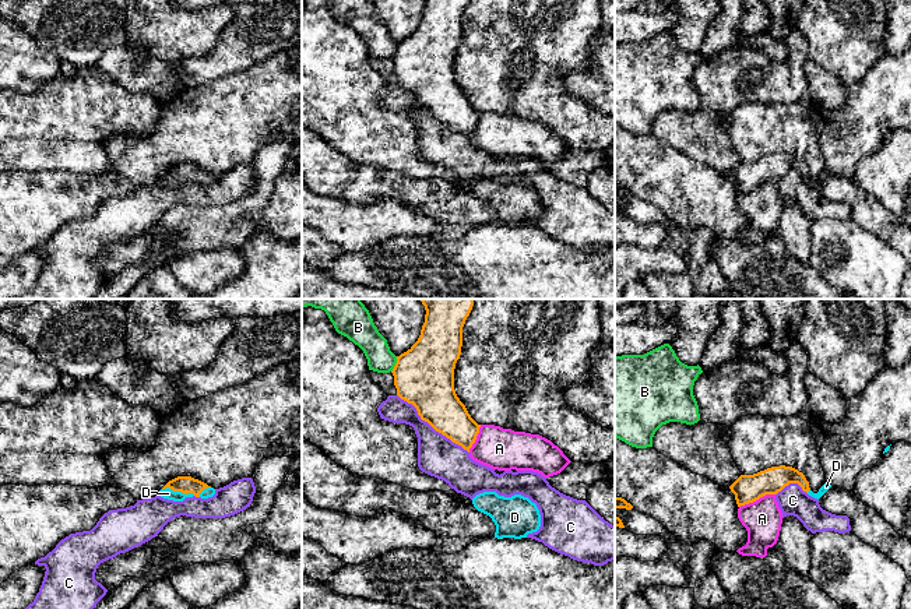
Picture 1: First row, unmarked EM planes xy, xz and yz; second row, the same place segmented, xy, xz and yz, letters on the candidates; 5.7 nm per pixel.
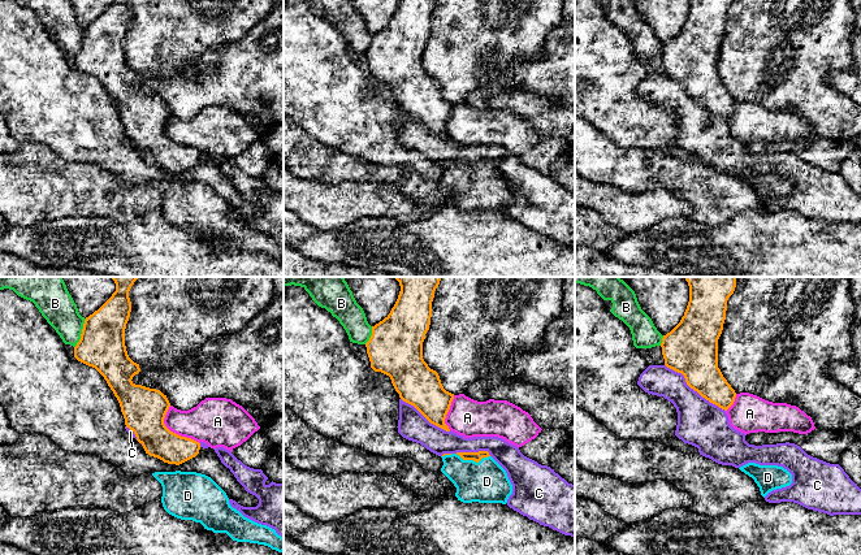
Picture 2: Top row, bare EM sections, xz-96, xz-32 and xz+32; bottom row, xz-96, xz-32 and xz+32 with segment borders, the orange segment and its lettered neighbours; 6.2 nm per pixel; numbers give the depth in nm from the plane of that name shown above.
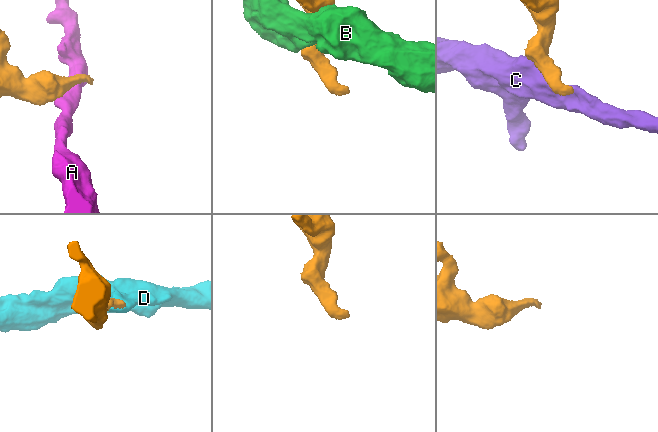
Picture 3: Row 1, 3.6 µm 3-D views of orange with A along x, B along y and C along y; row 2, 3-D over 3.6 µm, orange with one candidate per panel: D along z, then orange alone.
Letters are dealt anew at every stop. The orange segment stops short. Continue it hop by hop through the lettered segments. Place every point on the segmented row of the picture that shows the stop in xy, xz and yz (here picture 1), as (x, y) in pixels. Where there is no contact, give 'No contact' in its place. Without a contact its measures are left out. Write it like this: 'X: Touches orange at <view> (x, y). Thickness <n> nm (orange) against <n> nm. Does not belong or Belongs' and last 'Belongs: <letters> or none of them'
A: Touches orange at yz (756, 499). Thickness 160 nm (orange) against 220 nm. Does not belong
B: Touches orange at xz (396, 365). Thickness 360 nm (orange) against 160 nm. Does not belong
C: Touches orange at xz (431, 425). Thickness 320 nm (orange) against 240 nm. Does not belong
D: Touches orange at xy (179, 490). Thickness 100 nm (orange) against 70 nm. Belongs
Belongs: D

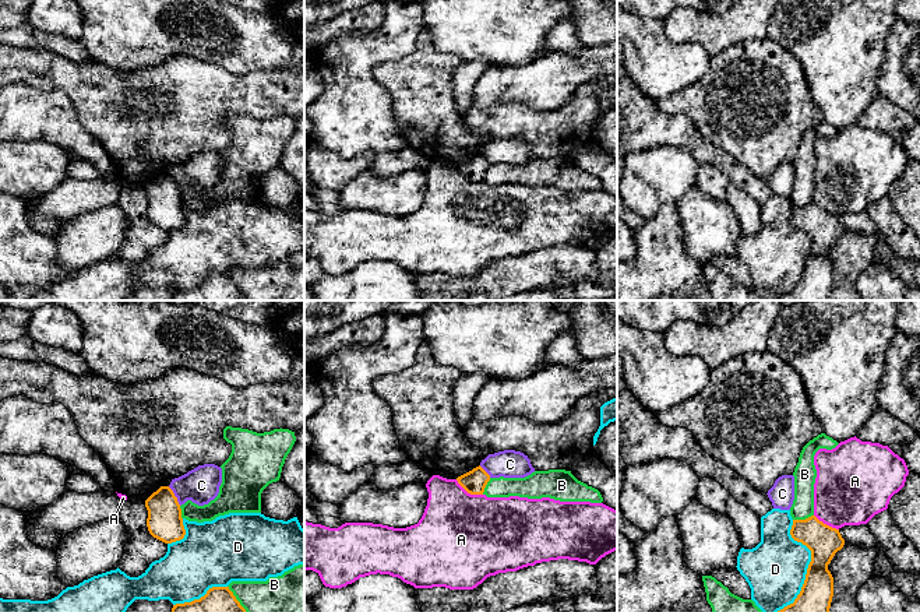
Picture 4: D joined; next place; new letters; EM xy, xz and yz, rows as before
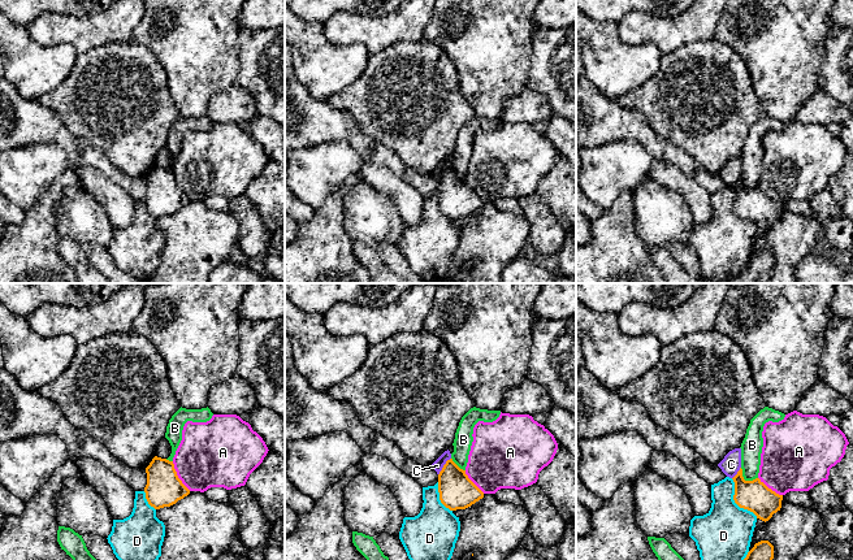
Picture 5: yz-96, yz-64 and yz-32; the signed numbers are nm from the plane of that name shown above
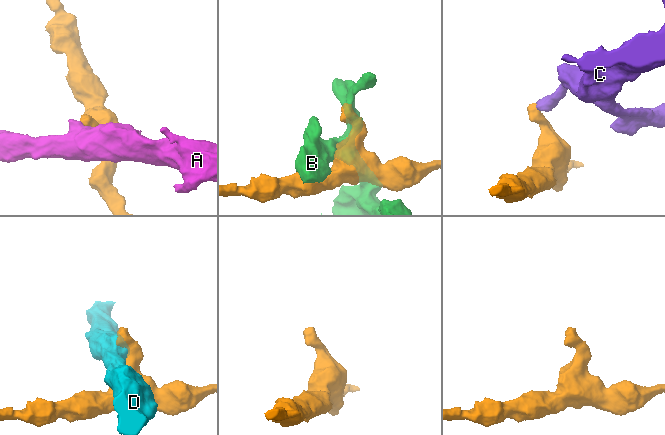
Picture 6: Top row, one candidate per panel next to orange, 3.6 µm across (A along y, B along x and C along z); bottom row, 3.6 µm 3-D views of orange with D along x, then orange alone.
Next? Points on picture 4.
A: Touches orange at xz (469, 492). Thickness 140 nm (orange) against 480 nm. Does not belong
B: Touches orange at yz (803, 520). Thickness 190 nm (orange) against 130 nm. Does not belong
C: Touches orange at xy (175, 496). Thickness 200 nm (orange) against 200 nm. Does not belong
D: Touches orange at yz (809, 567). Thickness 190 nm (orange) against 360 nm. Does not belong
Belongs: none of them

